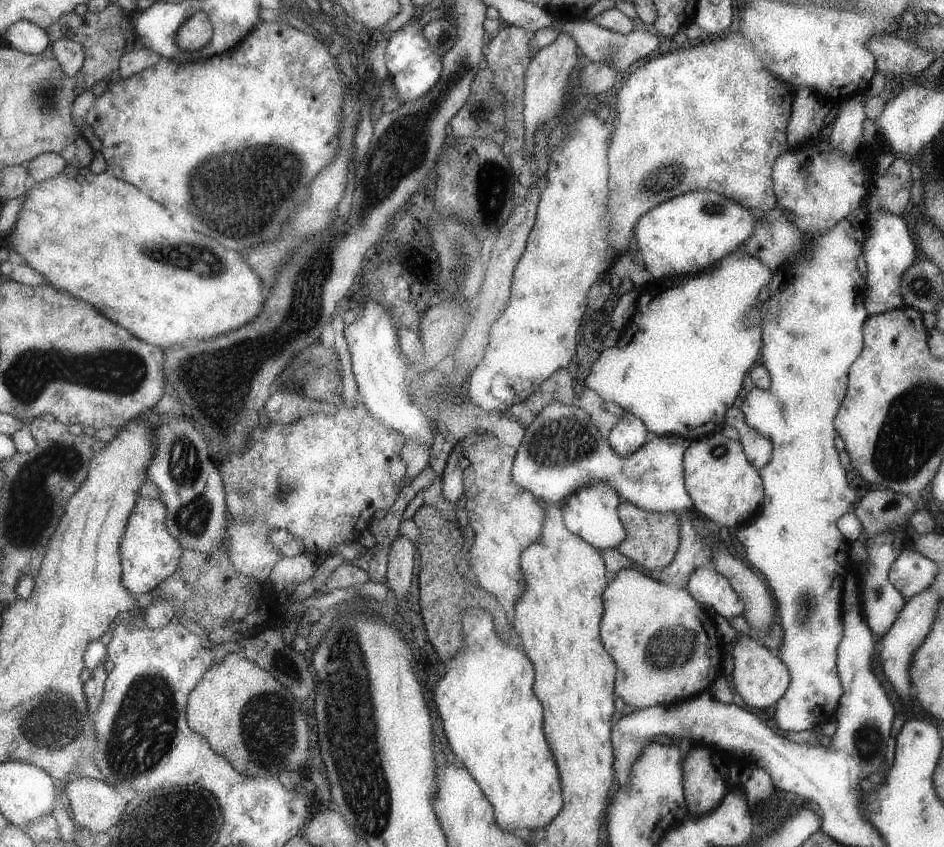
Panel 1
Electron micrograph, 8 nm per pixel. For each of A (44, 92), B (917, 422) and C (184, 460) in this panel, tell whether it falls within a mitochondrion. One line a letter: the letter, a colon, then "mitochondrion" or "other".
A: mitochondrion
B: mitochondrion
C: mitochondrion

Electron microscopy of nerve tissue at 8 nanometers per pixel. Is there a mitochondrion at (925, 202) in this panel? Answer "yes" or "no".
no

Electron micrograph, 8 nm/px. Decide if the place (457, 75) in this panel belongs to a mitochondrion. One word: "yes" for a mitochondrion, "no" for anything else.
yes

